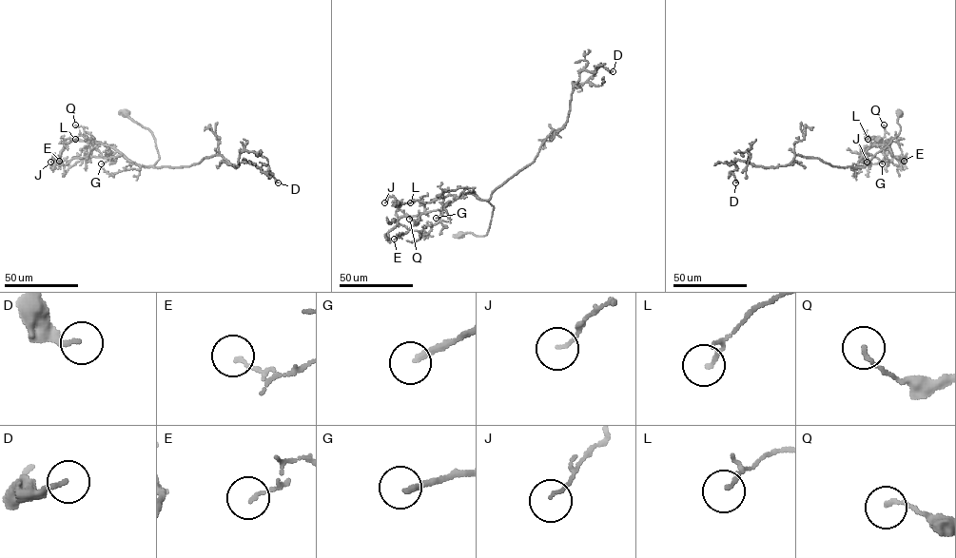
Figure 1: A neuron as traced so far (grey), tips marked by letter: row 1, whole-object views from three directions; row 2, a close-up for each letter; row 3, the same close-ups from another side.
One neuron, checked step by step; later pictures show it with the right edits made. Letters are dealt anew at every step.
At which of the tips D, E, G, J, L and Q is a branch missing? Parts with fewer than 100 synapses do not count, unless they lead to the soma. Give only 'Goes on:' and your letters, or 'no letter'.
Goes on: no letter

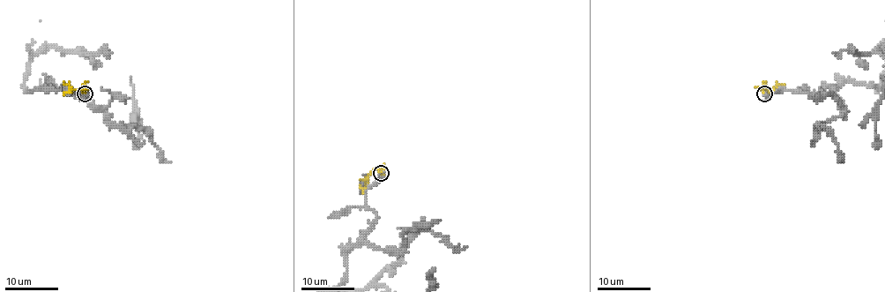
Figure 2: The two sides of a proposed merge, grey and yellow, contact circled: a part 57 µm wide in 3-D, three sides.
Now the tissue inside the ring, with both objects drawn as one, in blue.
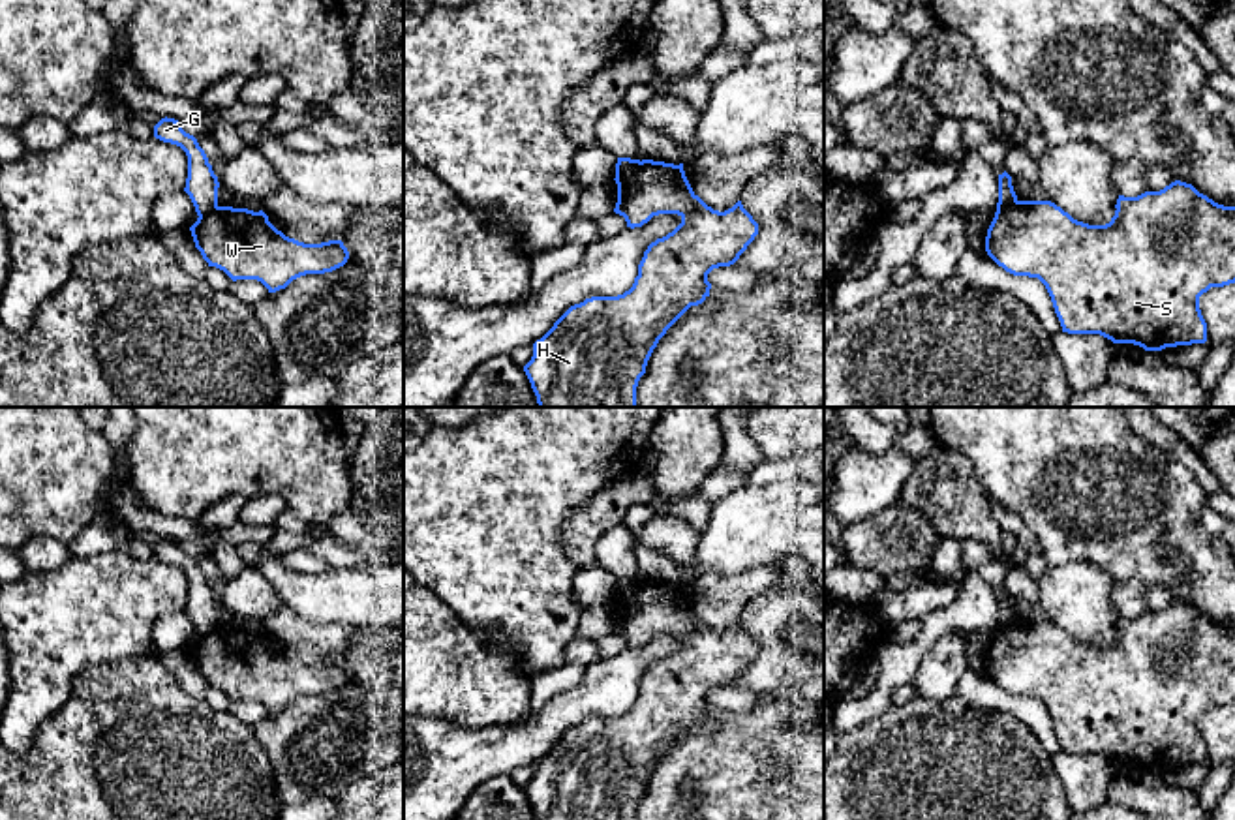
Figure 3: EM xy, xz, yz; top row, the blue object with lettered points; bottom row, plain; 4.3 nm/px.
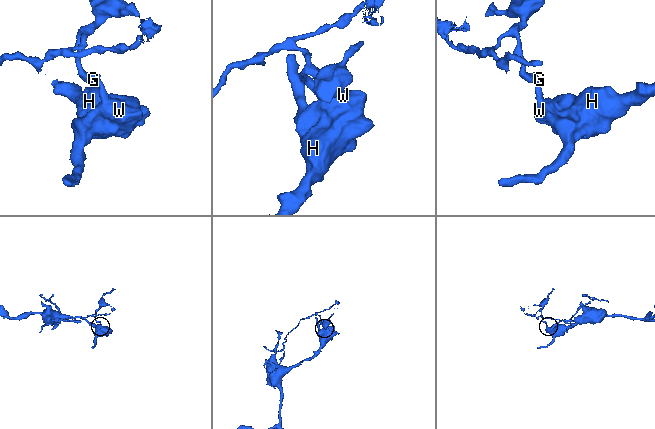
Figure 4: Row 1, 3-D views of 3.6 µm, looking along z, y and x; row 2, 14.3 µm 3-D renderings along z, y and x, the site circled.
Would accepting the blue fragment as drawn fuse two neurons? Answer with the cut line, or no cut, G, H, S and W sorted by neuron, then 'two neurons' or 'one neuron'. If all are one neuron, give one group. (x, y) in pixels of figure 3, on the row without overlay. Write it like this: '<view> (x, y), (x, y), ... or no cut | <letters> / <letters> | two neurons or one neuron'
xz (635, 580), (616, 595) | G / H S W | two neurons

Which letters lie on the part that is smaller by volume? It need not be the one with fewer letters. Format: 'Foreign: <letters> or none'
Foreign: G

